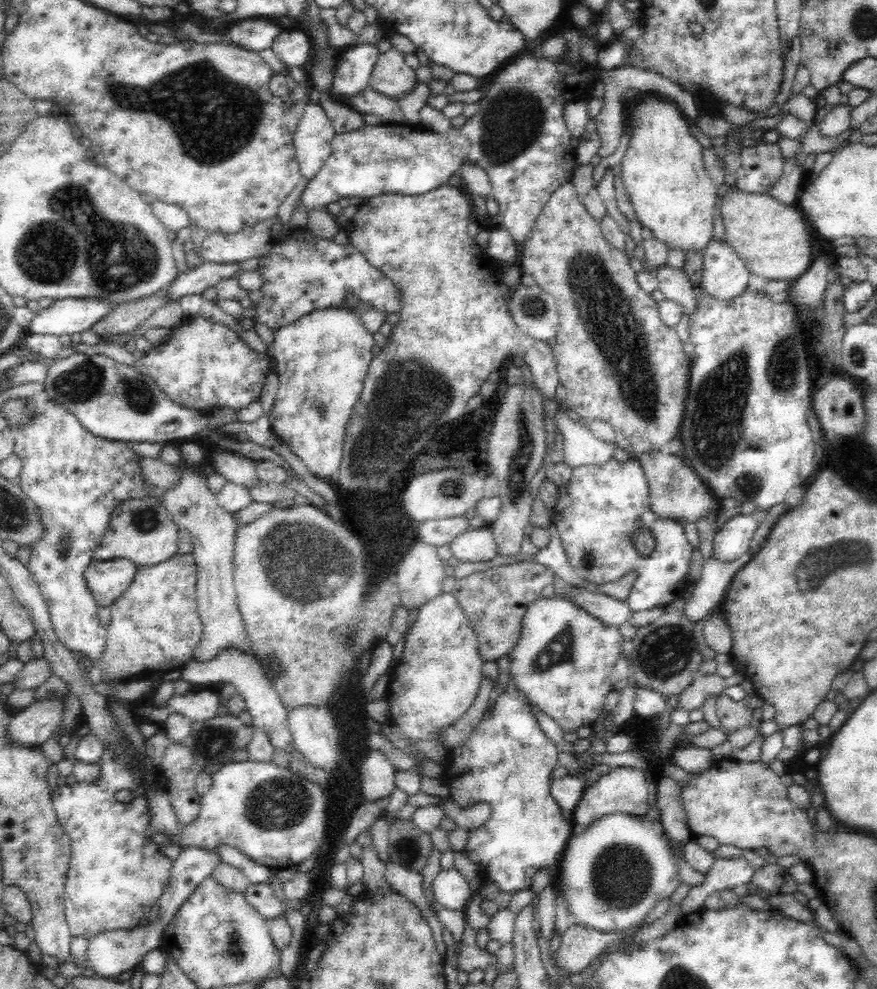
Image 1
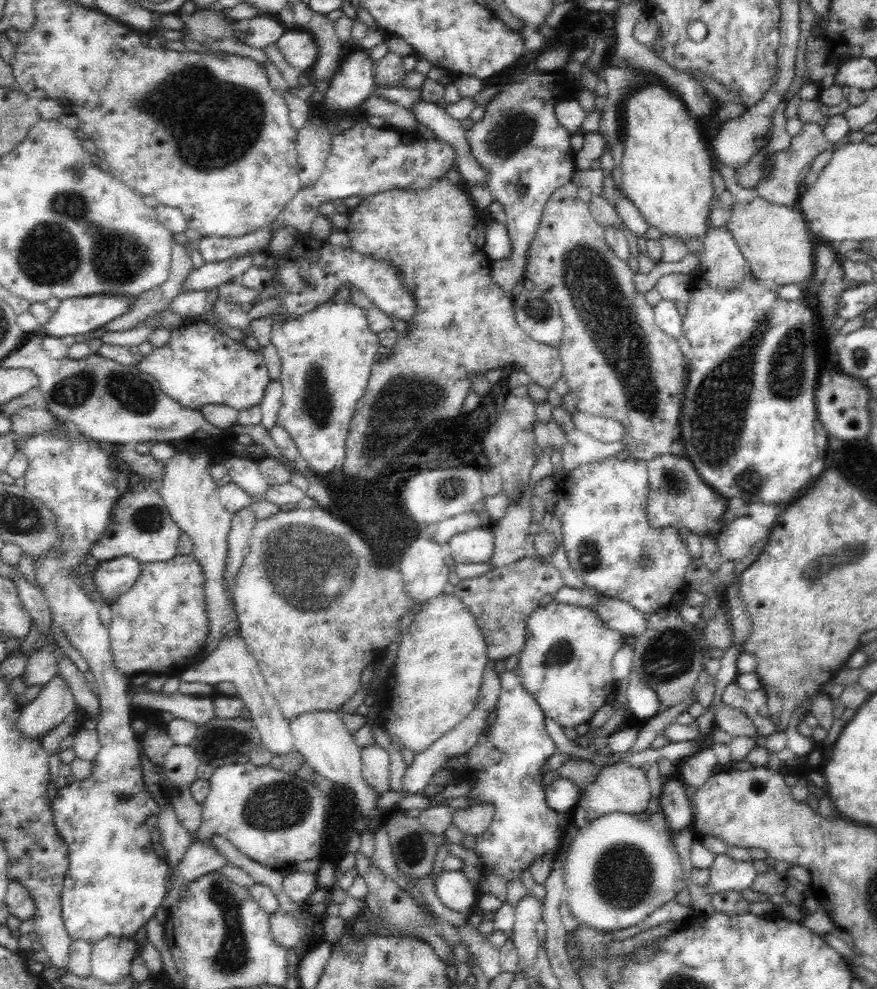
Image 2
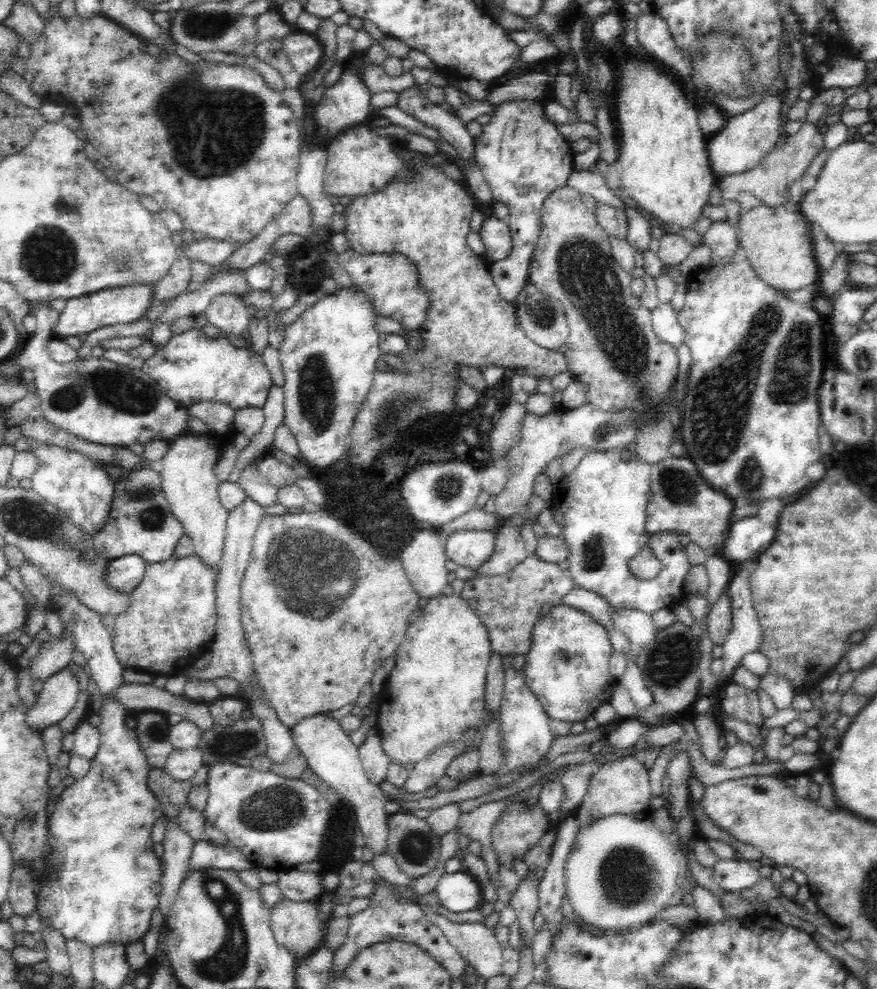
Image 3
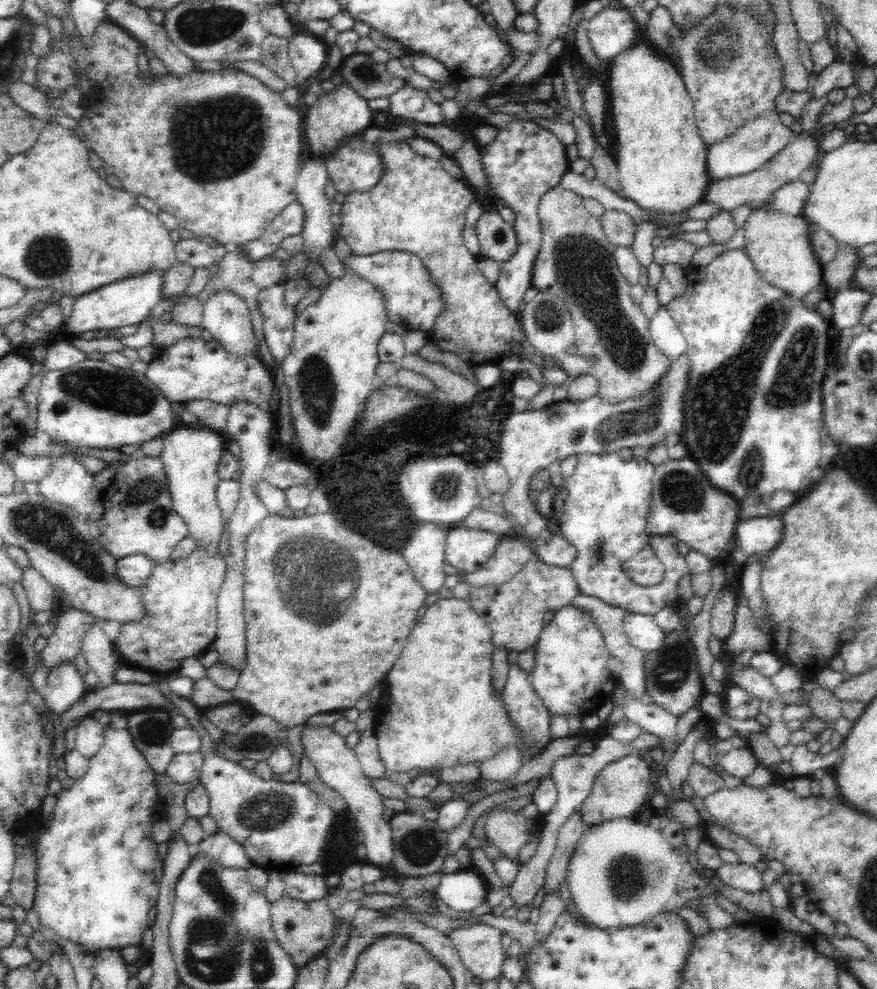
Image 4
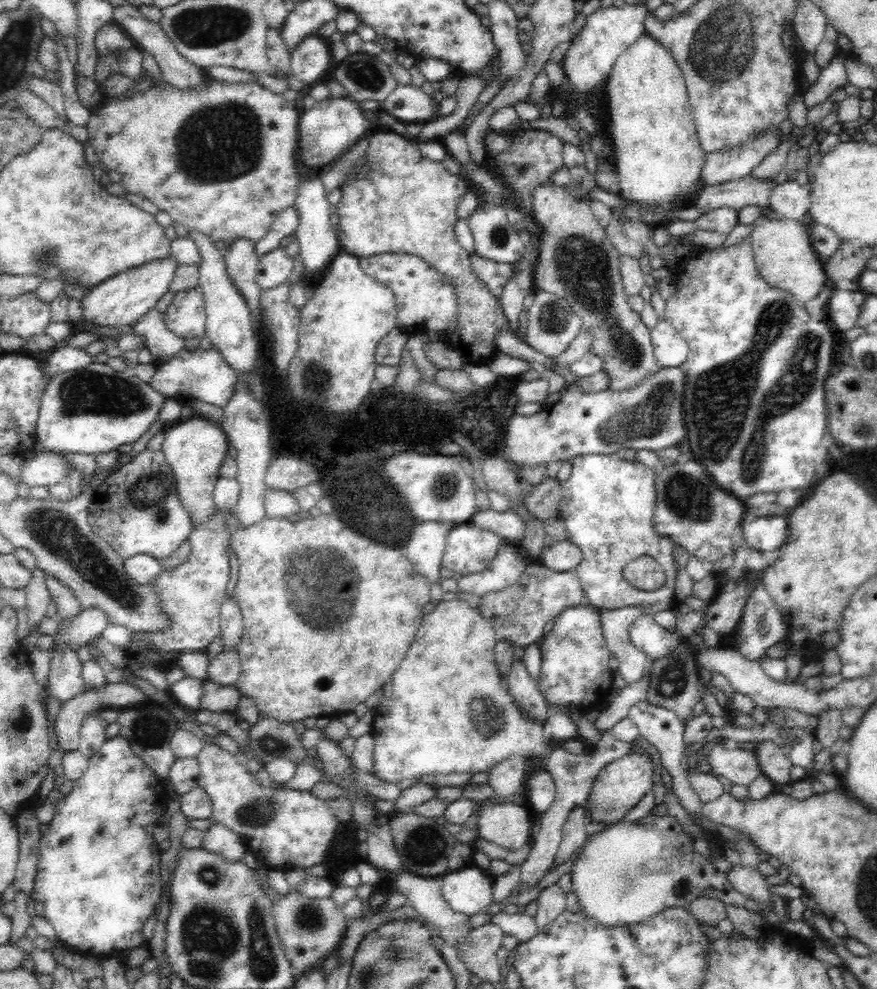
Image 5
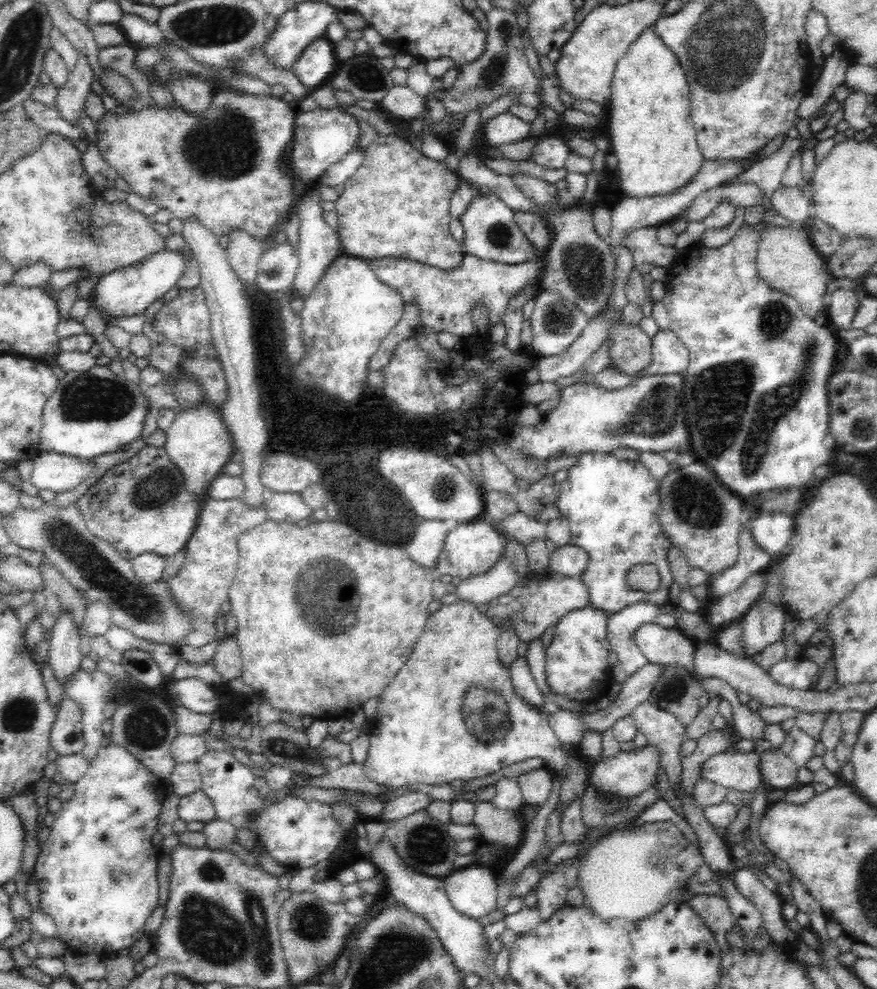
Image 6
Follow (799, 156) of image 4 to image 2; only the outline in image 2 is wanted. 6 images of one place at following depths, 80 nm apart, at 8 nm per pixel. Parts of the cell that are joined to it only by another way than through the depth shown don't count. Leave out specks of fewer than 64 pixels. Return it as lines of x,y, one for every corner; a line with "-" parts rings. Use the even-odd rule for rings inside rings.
815,121
805,123
800,134
791,137
790,148
785,151
775,151
773,156
773,169
771,173
759,180
754,188
755,196
759,196
768,202
782,204
788,207
797,207
801,193
800,177
802,169
811,164
814,158
824,150
824,148
834,148
822,135
822,127

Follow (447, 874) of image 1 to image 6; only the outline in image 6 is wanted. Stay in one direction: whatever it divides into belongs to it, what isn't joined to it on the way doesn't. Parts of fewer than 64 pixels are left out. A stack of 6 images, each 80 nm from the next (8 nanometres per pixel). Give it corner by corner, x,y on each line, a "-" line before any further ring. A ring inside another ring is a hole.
483,864
454,870
445,878
445,889
454,908
480,919
494,911
497,903
497,870

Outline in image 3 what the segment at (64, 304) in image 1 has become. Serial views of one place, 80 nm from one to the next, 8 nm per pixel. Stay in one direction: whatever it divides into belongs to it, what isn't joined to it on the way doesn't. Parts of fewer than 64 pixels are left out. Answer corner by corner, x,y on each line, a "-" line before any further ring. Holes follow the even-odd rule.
140,284
140,286
122,286
122,288
108,288
104,291
94,292
76,299
68,299
58,320
52,326
53,338
66,338
87,334
101,326
112,324
126,324
144,318
146,308
153,302
153,284

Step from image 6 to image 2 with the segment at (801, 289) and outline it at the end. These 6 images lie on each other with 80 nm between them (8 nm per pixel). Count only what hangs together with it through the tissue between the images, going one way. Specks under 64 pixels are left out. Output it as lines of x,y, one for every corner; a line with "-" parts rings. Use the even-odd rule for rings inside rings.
754,195
751,203
734,201
725,225
758,282
774,281
778,287
793,283
805,287
815,267
814,244
810,242
810,234
806,234
806,224
798,207
774,204

